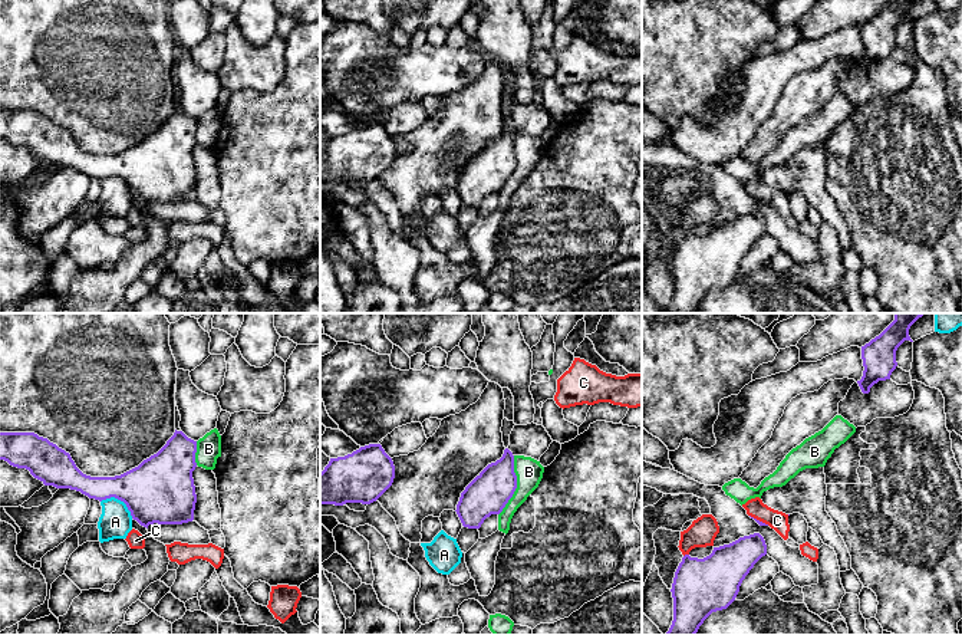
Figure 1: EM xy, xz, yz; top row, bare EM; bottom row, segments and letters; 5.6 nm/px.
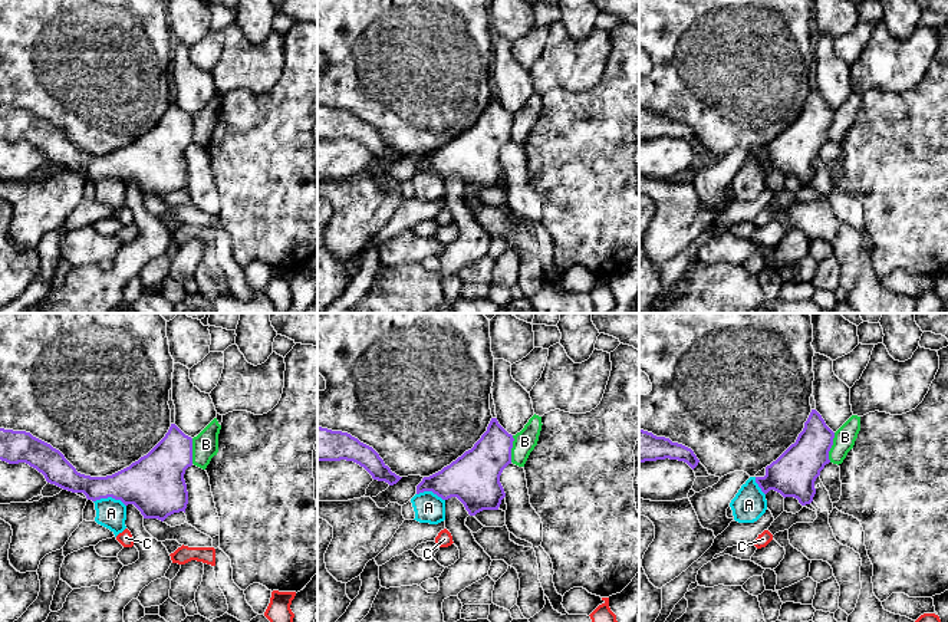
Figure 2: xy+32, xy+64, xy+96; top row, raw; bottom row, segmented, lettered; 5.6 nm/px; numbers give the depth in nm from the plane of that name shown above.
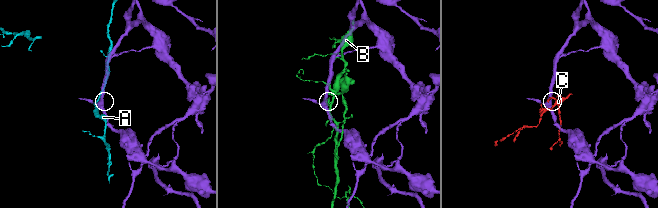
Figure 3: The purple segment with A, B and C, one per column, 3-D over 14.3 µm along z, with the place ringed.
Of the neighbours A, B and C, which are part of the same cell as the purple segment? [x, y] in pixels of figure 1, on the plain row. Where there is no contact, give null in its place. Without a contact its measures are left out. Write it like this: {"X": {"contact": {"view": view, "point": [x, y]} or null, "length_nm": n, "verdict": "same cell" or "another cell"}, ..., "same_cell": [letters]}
{"A": {"contact": {"view": "xy", "point": [119, 177]}, "length_nm": 200, "verdict": "another cell"}, "B": {"contact": {"view": "xz", "point": [516, 164]}, "length_nm": 340, "verdict": "another cell"}, "C": {"contact": {"view": "yz", "point": [685, 233]}, "length_nm": 40, "verdict": "another cell"}, "same_cell": []}

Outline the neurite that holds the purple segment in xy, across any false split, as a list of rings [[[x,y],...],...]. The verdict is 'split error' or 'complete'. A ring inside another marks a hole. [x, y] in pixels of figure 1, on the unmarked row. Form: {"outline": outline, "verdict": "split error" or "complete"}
{"outline": [[[182,109],[138,145],[115,155],[83,152],[70,132],[34,111],[0,111],[0,138],[26,147],[45,164],[80,170],[89,177],[123,180],[141,204],[194,198],[197,181],[192,149],[197,119]]], "verdict": "complete"}

